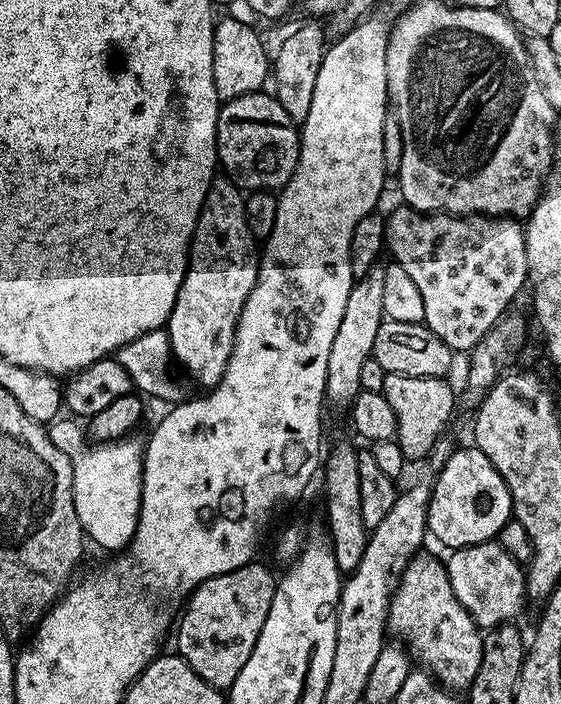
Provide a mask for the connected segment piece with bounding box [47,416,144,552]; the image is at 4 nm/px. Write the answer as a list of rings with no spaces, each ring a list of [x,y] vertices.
[[[62,416],[51,422],[47,427],[48,437],[68,458],[72,460],[73,487],[72,497],[74,498],[75,513],[78,514],[79,522],[84,528],[85,535],[92,539],[106,550],[113,552],[125,549],[132,540],[133,534],[137,530],[137,522],[141,510],[141,484],[144,473],[144,444],[142,440],[127,436],[110,441],[97,443],[92,448],[87,442],[88,436],[85,429],[77,425],[75,419]]]

